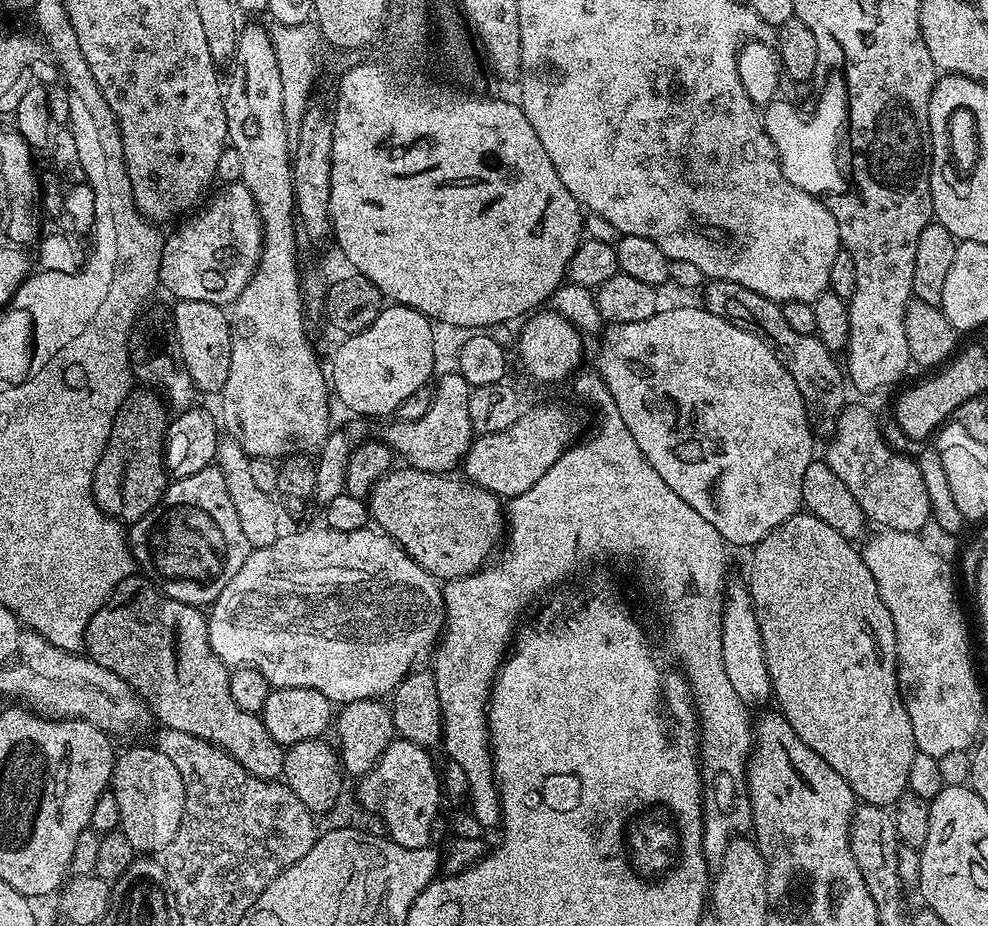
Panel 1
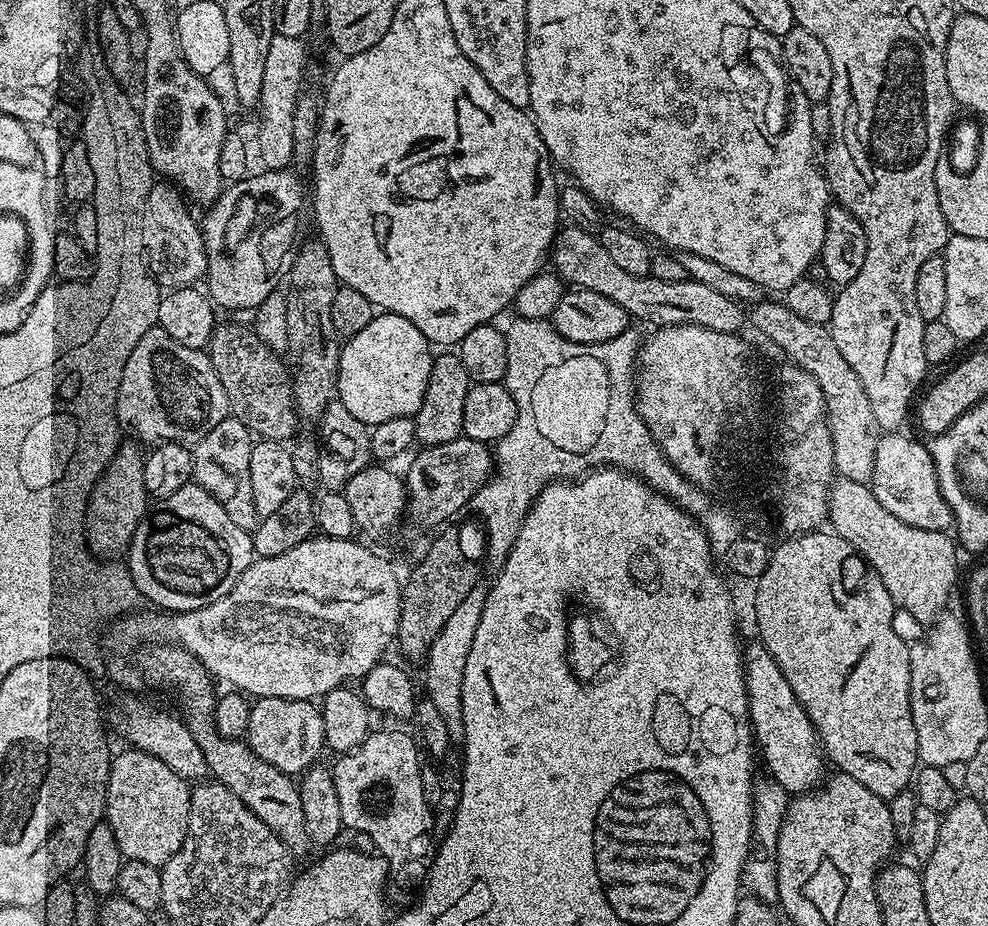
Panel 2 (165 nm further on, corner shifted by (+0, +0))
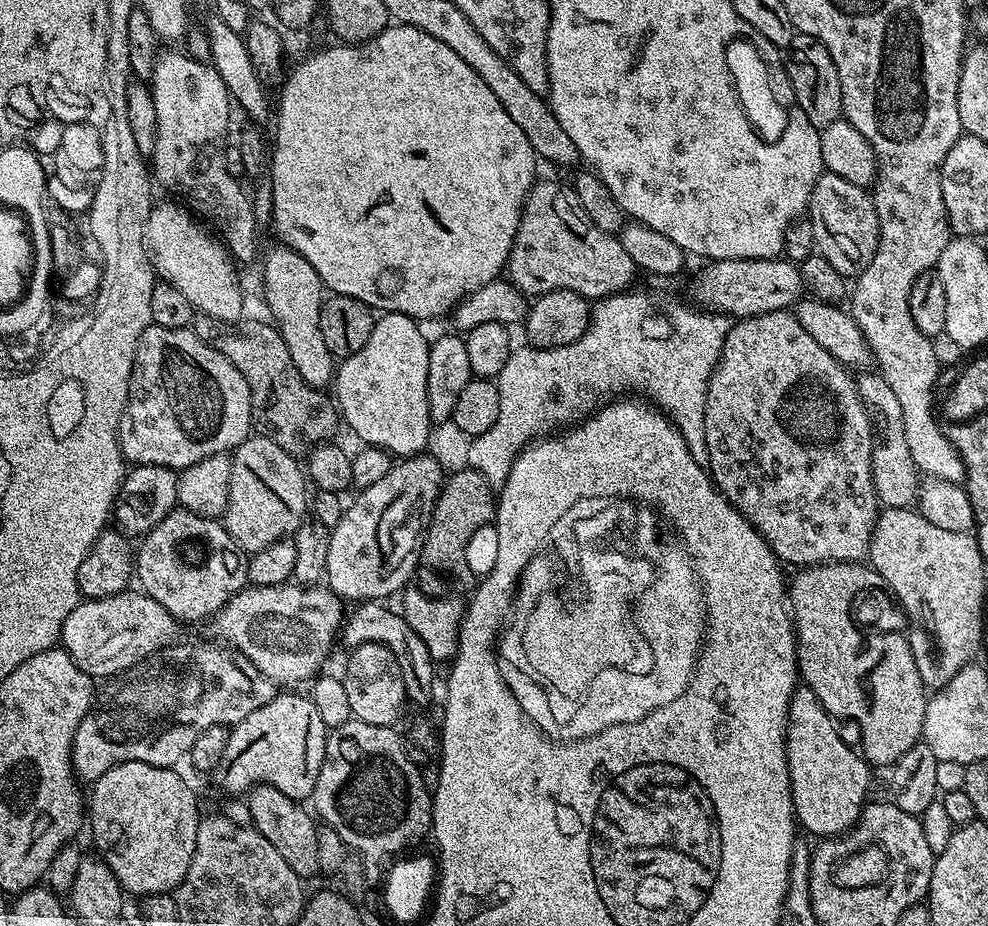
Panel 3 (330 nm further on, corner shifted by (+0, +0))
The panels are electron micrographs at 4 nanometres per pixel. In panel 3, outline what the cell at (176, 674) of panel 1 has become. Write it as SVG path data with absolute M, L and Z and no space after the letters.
M269 784L256 785L251 792L247 793L246 799L250 806L251 825L267 838L270 846L274 846L274 850L278 850L282 858L286 858L290 870L294 870L294 874L298 874L301 878L317 875L320 872L316 837L318 824L313 813L309 809L308 813L301 801L282 794L282 790Z

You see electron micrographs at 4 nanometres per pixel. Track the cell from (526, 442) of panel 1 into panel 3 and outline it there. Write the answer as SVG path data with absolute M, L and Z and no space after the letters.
M421 454L410 456L393 463L390 474L386 474L379 482L374 482L374 486L366 486L355 493L357 495L356 501L353 504L349 503L345 507L338 526L331 528L329 534L329 553L326 559L326 584L327 587L331 588L334 595L340 597L341 601L344 602L349 602L348 600L352 600L351 602L384 602L389 599L387 596L394 594L396 596L409 583L407 580L415 574L416 567L421 567L422 560L418 553L421 551L424 543L425 533L428 531L428 526L431 522L432 511L435 508L436 499L439 498L440 490L444 485L445 479L446 469L437 462L435 457L429 454Z

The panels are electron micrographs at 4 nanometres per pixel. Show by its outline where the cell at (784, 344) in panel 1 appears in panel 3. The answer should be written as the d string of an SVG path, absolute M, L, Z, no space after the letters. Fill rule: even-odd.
M865 371L857 375L855 381L879 440L872 449L872 477L876 497L884 508L911 508L917 503L918 485L922 476L914 458L910 458L910 446L906 442L906 422L902 422L902 406L894 390L890 390L890 382L886 382L886 378L880 375L879 371ZM880 440L884 444L880 444Z

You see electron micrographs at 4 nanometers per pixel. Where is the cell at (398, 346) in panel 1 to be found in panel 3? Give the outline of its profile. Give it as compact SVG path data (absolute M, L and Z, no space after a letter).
M397 312L383 313L377 319L374 330L370 330L370 342L366 342L366 346L362 346L362 350L358 350L354 354L343 357L339 361L338 367L334 373L334 400L338 405L338 411L342 417L345 425L349 424L352 427L352 432L361 441L364 446L371 446L374 448L384 448L387 452L392 453L396 458L407 458L410 456L421 455L427 449L428 435L431 433L433 422L430 418L430 410L428 409L428 395L426 394L426 370L428 369L428 345L430 343L429 337L424 337L424 332L419 323L413 320L411 316L406 314L398 314Z

